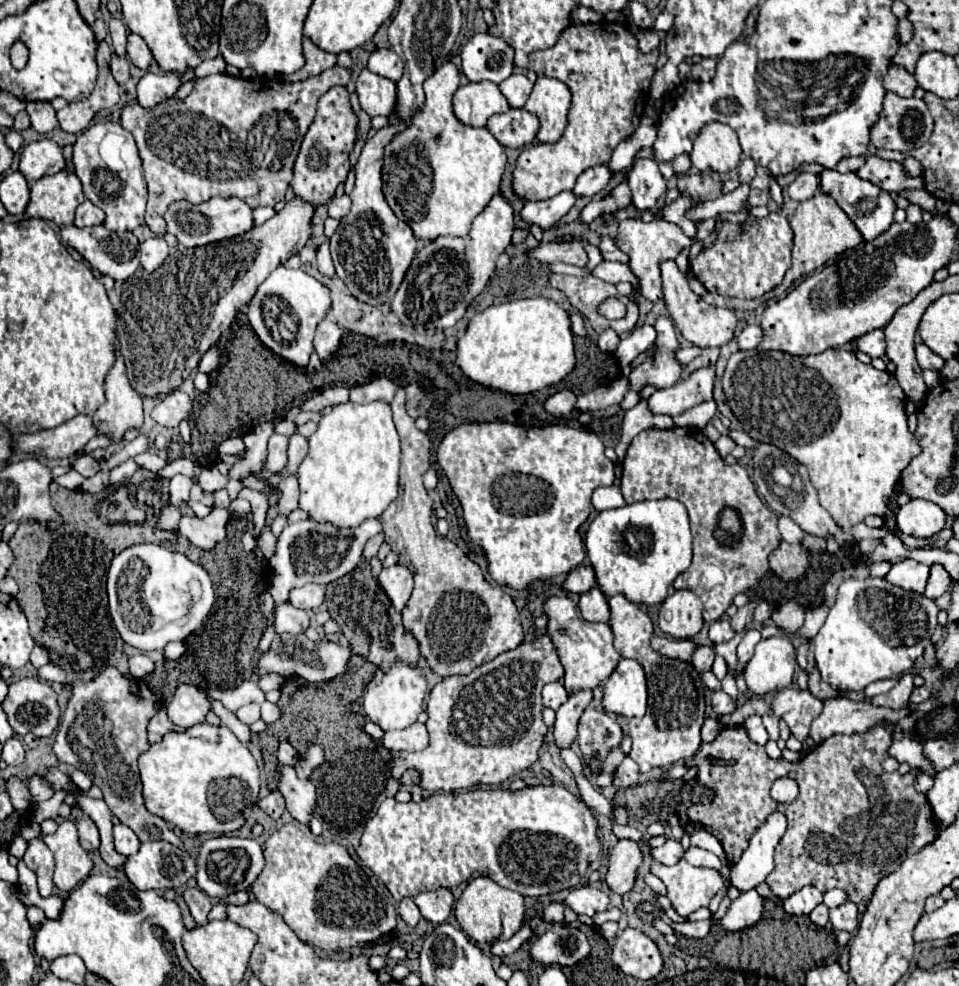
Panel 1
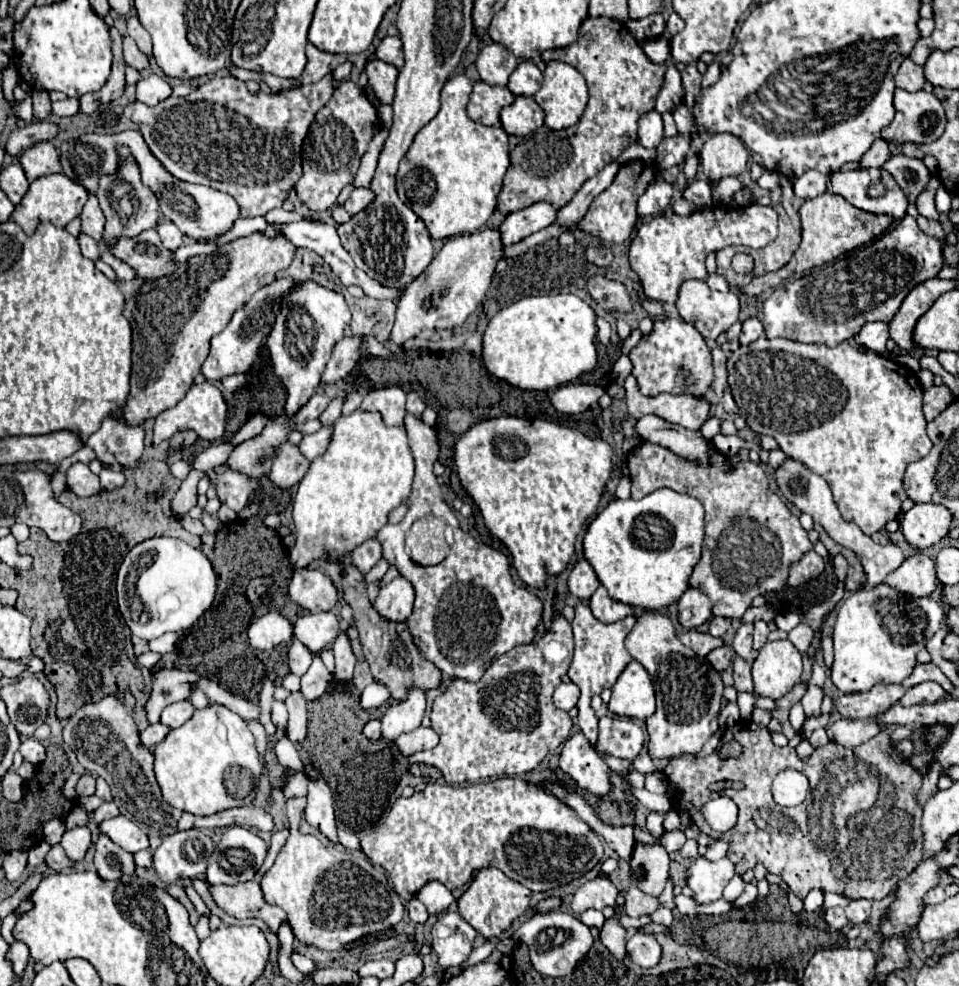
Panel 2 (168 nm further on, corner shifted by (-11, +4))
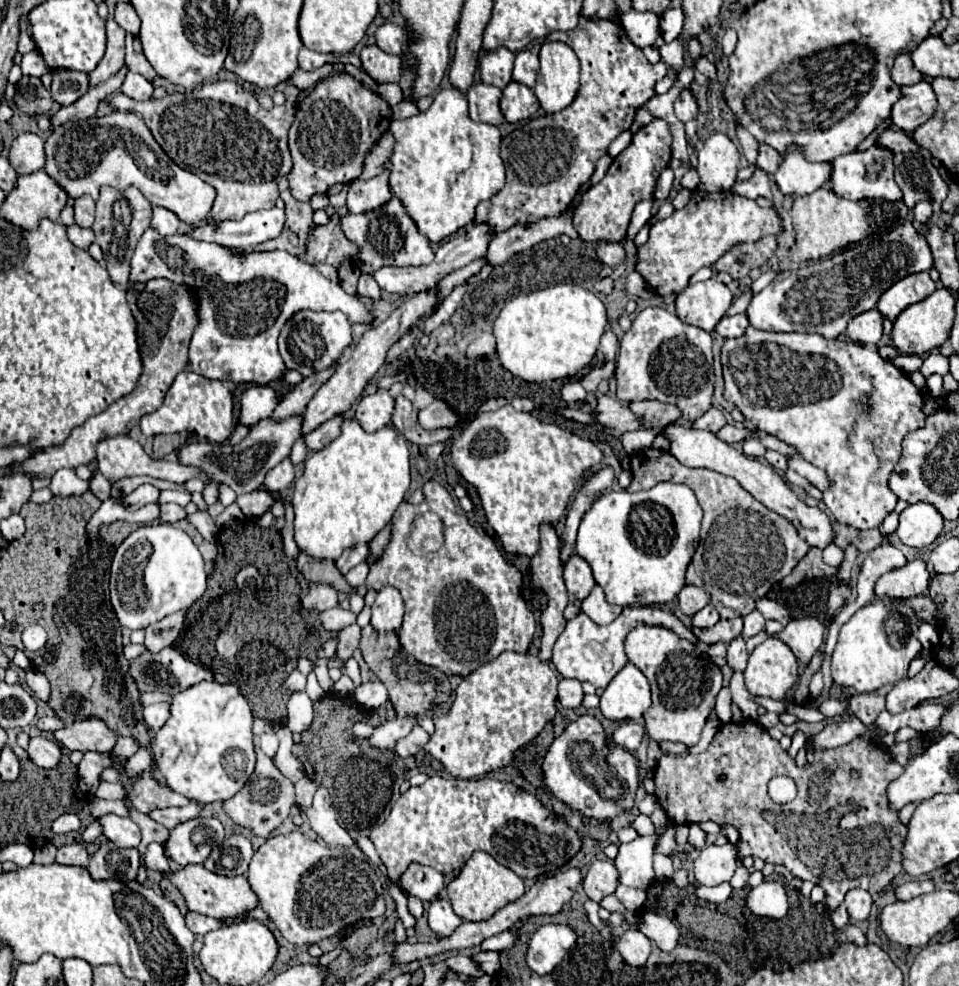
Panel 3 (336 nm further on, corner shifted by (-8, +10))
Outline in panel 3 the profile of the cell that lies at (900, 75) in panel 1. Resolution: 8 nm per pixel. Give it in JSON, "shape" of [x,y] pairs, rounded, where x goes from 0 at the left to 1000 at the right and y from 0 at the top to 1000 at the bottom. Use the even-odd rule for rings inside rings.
{"shape":[[[941,54],[941,56],[934,58],[932,68],[930,68],[928,74],[930,74],[932,84],[938,86],[938,88],[941,86],[953,86],[953,84],[957,84],[961,80],[961,74],[953,68],[953,64],[951,64],[947,54]]]}

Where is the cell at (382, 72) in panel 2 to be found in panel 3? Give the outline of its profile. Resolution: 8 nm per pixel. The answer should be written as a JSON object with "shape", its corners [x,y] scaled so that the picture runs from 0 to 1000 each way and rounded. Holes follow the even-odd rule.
{"shape":[[[386,46],[377,50],[375,62],[377,62],[380,72],[392,84],[415,84],[417,82],[419,60],[415,56],[400,54],[398,50],[394,50],[394,46]]]}

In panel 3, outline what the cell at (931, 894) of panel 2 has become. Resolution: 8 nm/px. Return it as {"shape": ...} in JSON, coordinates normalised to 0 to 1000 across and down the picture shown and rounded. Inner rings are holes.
{"shape":[[[961,891],[961,894],[947,894],[947,896],[941,896],[934,900],[934,910],[938,914],[949,914],[957,908],[964,908],[964,906],[972,906],[974,904],[974,894],[972,891]]]}

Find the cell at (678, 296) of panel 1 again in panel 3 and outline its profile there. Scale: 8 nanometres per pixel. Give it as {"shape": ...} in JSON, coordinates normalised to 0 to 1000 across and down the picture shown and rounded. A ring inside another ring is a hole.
{"shape":[[[747,283],[728,285],[717,289],[705,301],[705,319],[719,330],[726,330],[738,338],[745,336],[749,326],[763,309],[763,297]]]}

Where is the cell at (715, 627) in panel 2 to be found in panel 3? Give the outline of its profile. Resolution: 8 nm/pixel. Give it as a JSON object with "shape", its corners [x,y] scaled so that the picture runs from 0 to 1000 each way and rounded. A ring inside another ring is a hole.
{"shape":[[[738,612],[734,618],[730,618],[730,620],[724,624],[722,634],[724,634],[724,636],[745,636],[745,634],[749,632],[749,628],[751,628],[749,620],[745,618],[745,614]]]}

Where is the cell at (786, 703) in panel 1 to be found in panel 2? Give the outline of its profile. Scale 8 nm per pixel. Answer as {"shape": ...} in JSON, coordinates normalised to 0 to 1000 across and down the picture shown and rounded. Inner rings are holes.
{"shape":[[[914,695],[904,703],[885,703],[873,707],[871,719],[877,723],[877,727],[910,729],[935,713],[942,703],[944,699],[940,695]]]}

